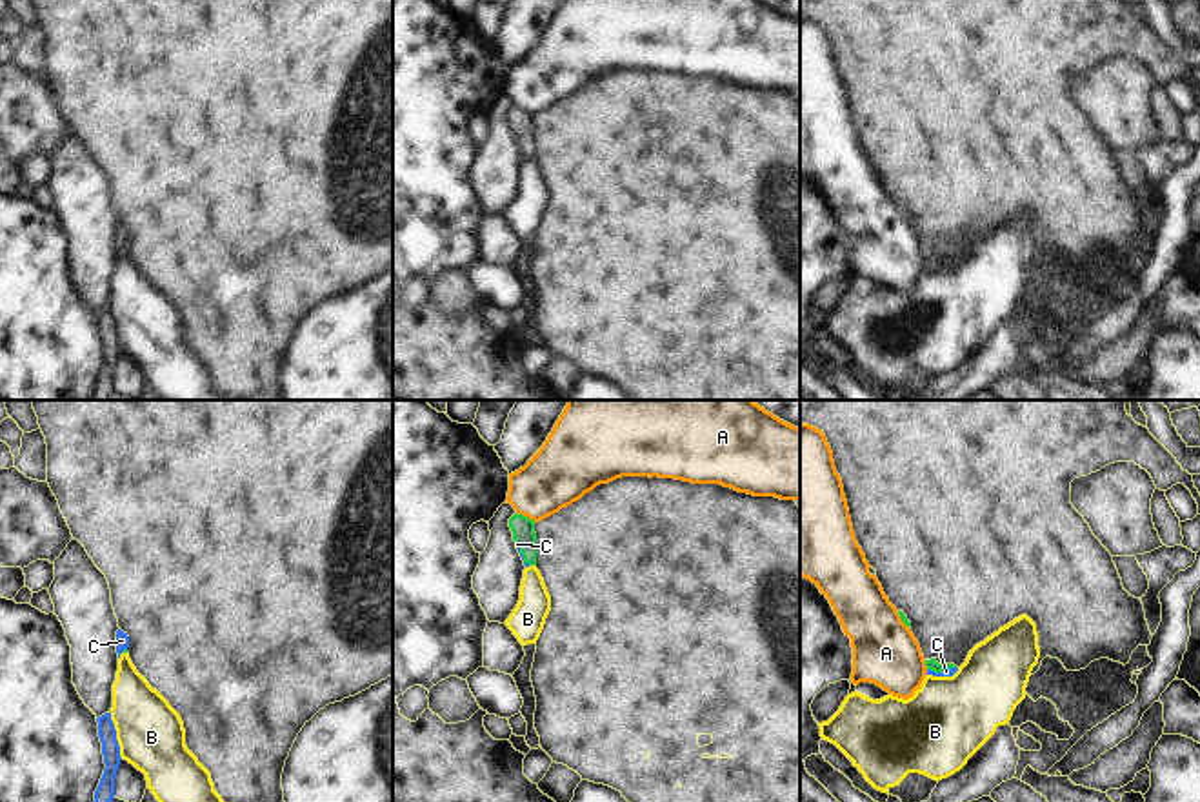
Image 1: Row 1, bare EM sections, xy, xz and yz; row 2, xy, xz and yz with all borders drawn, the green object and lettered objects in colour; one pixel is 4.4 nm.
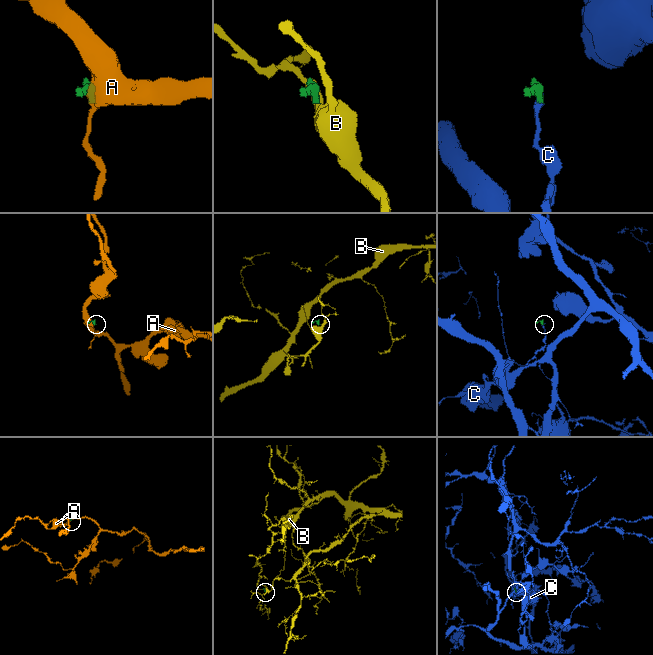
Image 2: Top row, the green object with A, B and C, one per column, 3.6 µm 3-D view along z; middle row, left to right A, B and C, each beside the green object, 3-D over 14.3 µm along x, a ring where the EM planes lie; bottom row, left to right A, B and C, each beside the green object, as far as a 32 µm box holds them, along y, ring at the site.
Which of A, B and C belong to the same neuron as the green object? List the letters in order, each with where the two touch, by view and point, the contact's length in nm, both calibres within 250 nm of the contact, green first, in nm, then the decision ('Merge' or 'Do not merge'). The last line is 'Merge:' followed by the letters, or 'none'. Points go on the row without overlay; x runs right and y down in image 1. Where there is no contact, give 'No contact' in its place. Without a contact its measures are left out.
A: Touches green at xz (526, 110). Shared border 100 nm. Thickness 100 nm (green) against 280 nm. Do not merge
B: Touches green at xz (533, 157). Shared border 30 nm. Thickness 100 nm (green) against 150 nm. Do not merge
C: Touches green at yz (940, 264). Shared border 130 nm. Thickness 50 nm (green) against 40 nm. Merge
Merge: C

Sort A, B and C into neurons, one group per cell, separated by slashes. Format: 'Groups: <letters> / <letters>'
Groups: A / B / C

